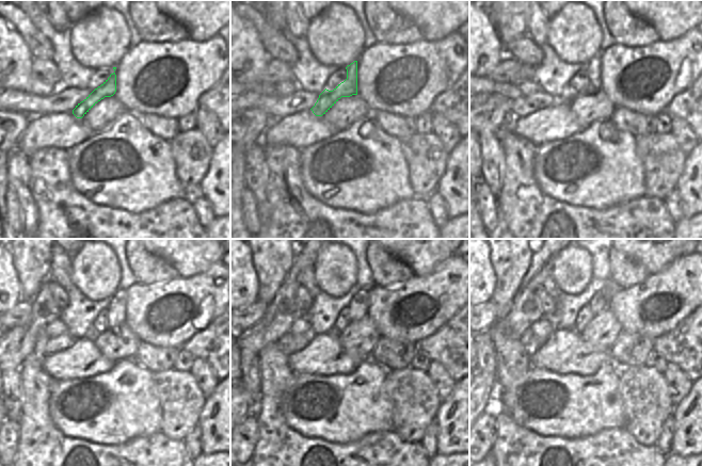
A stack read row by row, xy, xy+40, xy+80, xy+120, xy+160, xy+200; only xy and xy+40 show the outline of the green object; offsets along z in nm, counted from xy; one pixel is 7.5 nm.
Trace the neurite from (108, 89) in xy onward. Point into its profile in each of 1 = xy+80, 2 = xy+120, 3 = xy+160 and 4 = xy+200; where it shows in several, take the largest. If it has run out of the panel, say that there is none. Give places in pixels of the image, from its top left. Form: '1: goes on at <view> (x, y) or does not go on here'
1: goes on at xy+80 (593, 67)
2: goes on at xy+120 (116, 308)
3: goes on at xy+160 (357, 308)
4: goes on at xy+200 (600, 304)

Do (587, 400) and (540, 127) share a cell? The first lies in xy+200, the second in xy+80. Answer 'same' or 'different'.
different

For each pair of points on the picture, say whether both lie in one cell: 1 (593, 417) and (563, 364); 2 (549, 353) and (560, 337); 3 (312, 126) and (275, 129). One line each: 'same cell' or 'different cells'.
1: different cells
2: same cell
3: same cell

